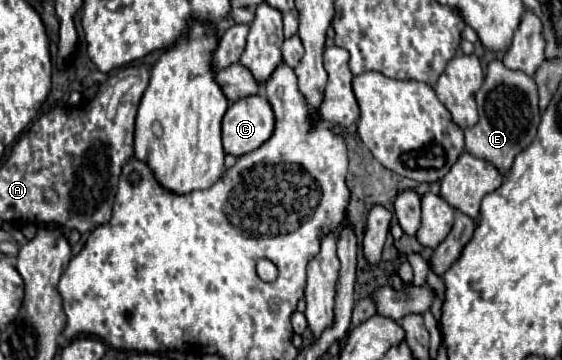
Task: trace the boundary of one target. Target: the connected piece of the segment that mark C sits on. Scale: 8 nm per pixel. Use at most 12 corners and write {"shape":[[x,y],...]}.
{"shape":[[263,94],[223,116],[227,154],[243,156],[271,138],[275,114]]}

